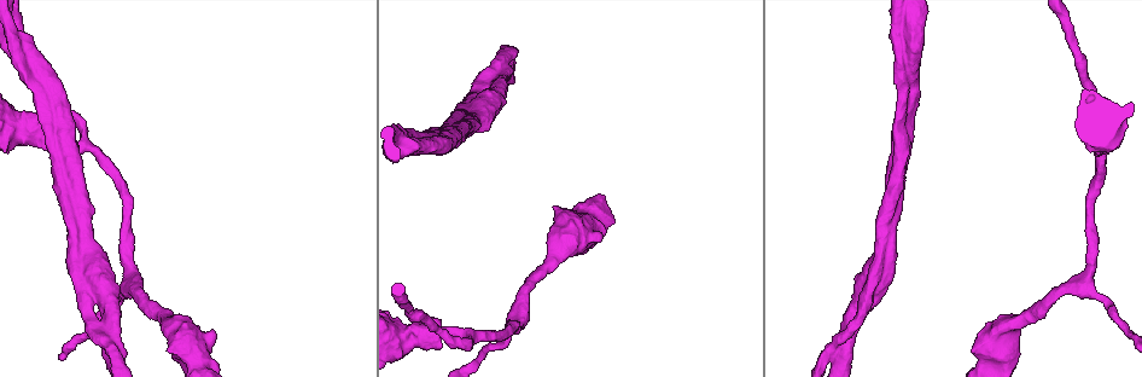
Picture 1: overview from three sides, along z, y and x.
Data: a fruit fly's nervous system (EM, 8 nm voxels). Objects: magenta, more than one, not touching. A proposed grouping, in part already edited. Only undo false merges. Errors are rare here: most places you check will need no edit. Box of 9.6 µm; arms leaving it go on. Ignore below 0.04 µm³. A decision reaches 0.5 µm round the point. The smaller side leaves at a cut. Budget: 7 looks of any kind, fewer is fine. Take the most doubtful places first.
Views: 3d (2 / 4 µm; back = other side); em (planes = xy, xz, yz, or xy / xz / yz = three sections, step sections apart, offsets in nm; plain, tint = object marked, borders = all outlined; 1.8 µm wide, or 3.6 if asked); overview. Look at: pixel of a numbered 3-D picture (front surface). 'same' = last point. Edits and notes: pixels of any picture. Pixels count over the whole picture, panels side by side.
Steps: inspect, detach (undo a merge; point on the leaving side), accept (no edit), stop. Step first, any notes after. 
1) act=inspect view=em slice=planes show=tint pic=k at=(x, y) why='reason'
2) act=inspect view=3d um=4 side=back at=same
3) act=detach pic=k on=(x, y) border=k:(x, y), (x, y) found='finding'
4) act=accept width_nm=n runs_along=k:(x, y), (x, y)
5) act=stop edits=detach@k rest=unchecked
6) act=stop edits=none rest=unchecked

act=inspect view=em slice=xy step=4 show=tint pic=1 at=(833, 357) why='a fork'

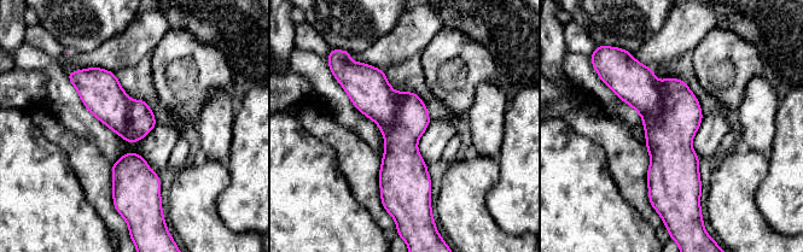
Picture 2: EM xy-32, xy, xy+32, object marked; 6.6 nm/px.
act=accept runs_along=2:(364, 66), (399, 121), (399, 198) found='all the same neuron'

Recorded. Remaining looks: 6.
act=inspect view=3d um=4 pic=1 at=(456, 347)

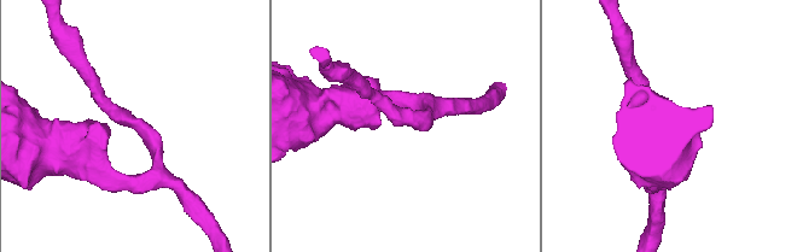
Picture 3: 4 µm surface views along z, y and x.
act=inspect view=em slice=yz step=8 show=tint pic=3 at=(132, 121) arm_widths_nm=200,440

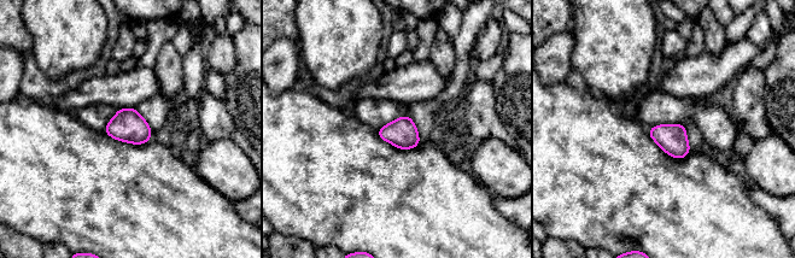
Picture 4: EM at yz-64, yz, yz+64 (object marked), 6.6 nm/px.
act=inspect view=em slice=xz step=8 show=tint at=same

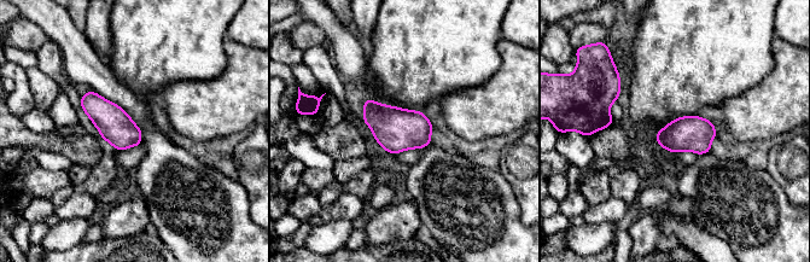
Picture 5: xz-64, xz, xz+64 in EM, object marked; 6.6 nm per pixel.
act=accept found='all the same neuron'

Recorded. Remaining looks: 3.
act=inspect view=em um=3.6 slice=planes show=tint pic=1 at=(96, 273) why='arms part here'

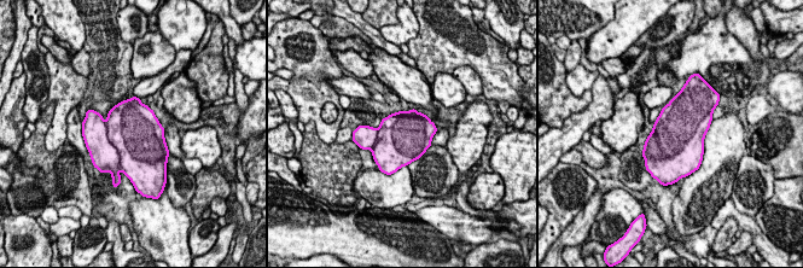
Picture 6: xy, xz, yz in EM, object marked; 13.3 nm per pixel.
act=accept width_nm=700 found='one neuron here'

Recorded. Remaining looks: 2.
act=stop edits=none rest=unchecked

